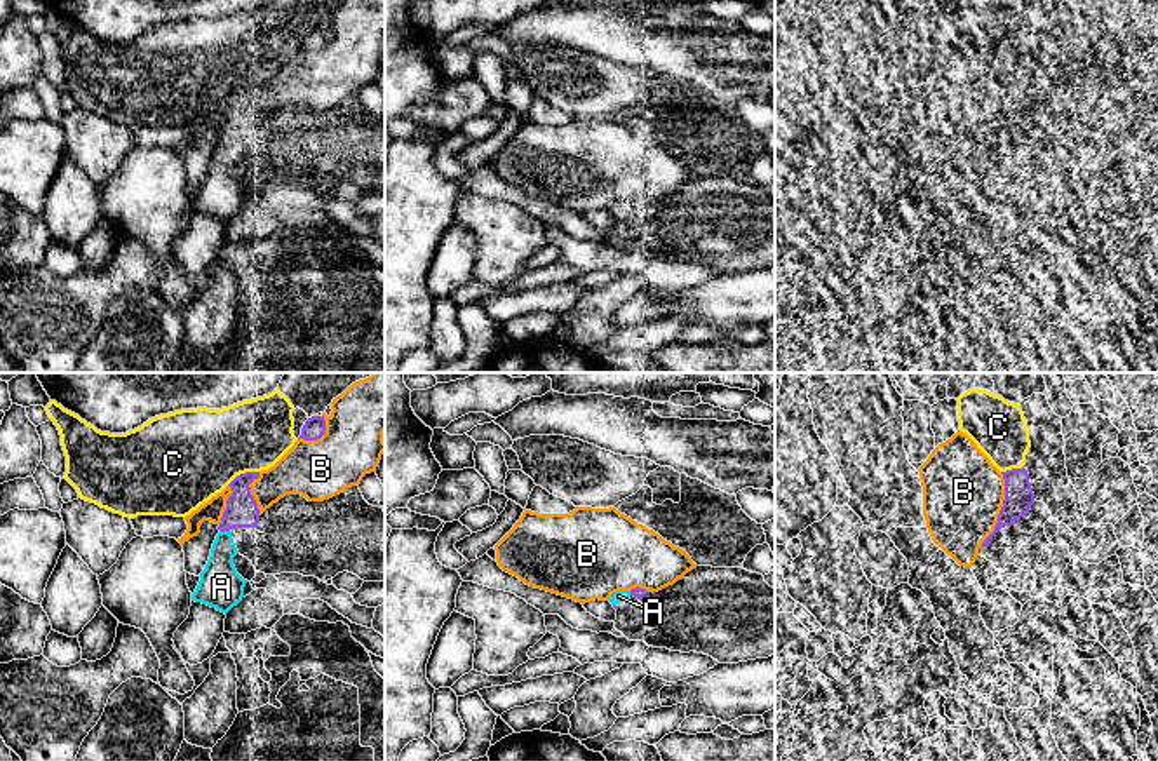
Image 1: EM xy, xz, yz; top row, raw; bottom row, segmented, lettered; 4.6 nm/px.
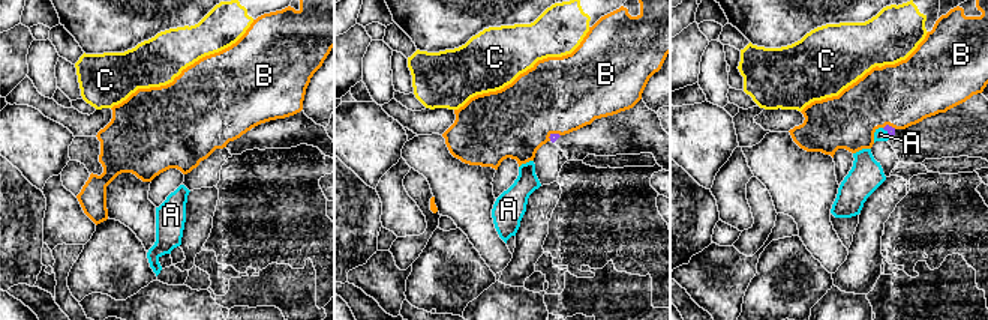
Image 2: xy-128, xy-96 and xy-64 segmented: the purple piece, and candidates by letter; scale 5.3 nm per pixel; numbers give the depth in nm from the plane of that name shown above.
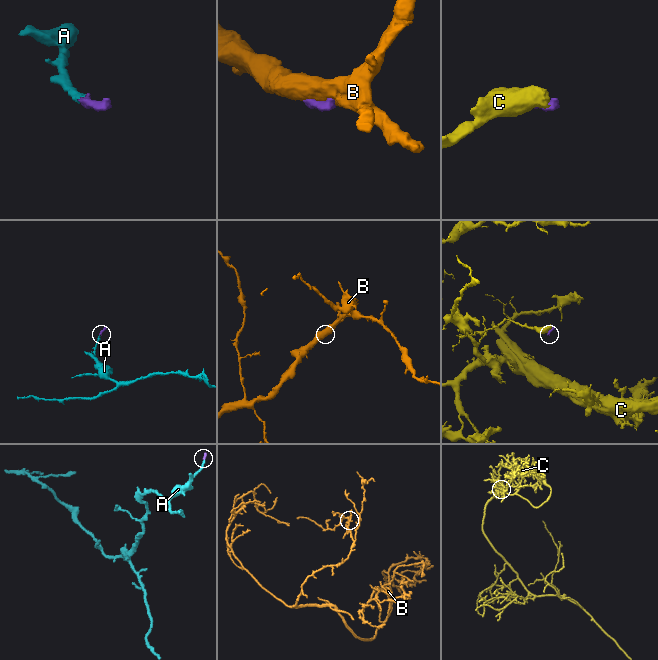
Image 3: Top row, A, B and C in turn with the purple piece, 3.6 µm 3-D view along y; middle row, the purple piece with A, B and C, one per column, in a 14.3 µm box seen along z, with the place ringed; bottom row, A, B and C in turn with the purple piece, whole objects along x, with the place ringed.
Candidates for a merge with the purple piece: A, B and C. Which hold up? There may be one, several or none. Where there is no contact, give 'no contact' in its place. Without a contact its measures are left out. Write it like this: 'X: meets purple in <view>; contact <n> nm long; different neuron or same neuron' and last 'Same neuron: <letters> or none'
A: meets purple in xy; contact 50 nm long; same neuron
B: meets purple in yz; contact 360 nm long; different neuron
C: meets purple in xy; contact 170 nm long; different neuron
Same neuron: A

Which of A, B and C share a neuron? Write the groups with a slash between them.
A / B / C

